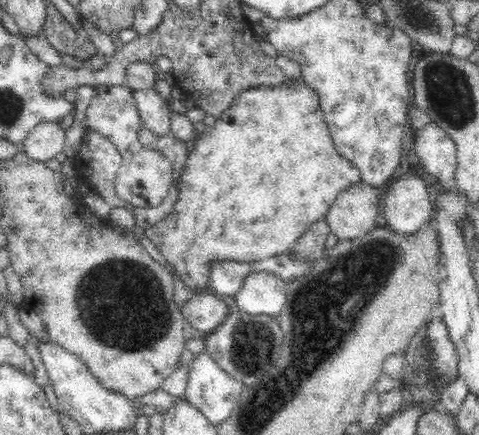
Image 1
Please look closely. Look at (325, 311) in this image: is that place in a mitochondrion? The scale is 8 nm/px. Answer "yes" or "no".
yes

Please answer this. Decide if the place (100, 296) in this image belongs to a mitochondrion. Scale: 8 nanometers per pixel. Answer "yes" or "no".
yes

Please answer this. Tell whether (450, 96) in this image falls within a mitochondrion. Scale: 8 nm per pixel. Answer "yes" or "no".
yes

